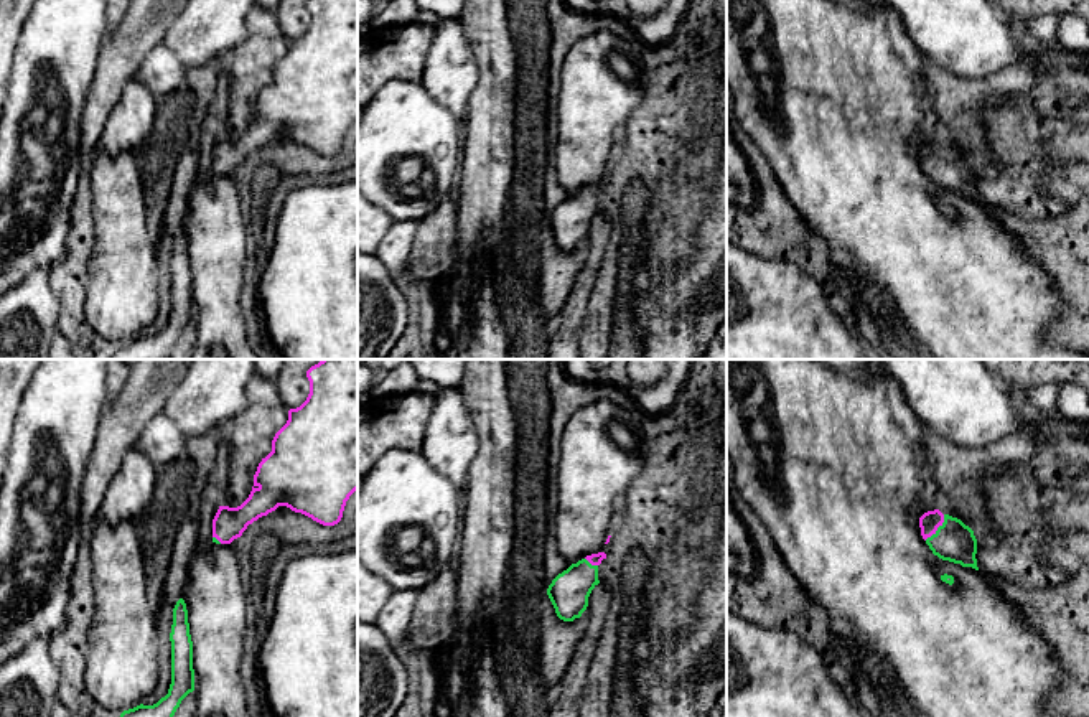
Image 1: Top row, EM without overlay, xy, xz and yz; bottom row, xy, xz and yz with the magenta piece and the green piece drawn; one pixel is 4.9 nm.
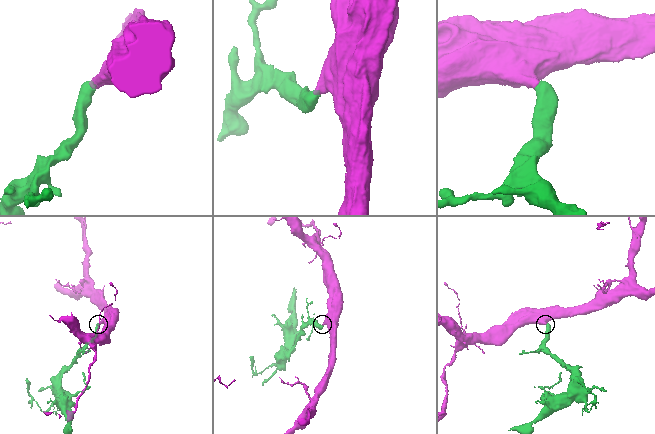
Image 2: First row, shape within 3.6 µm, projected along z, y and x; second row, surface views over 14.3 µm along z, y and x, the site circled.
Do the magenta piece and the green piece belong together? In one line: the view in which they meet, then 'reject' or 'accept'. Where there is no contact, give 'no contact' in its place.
contact in yz; accept

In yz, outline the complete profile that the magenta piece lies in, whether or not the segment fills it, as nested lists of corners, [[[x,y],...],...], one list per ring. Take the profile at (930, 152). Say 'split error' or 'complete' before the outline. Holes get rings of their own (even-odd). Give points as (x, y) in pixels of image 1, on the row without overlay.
split error; [[[934,140],[919,148],[919,158],[934,186],[979,201],[975,190],[977,170],[974,162],[960,150]]]

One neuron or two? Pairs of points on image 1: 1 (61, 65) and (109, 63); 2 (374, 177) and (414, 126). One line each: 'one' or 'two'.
1: two
2: one

